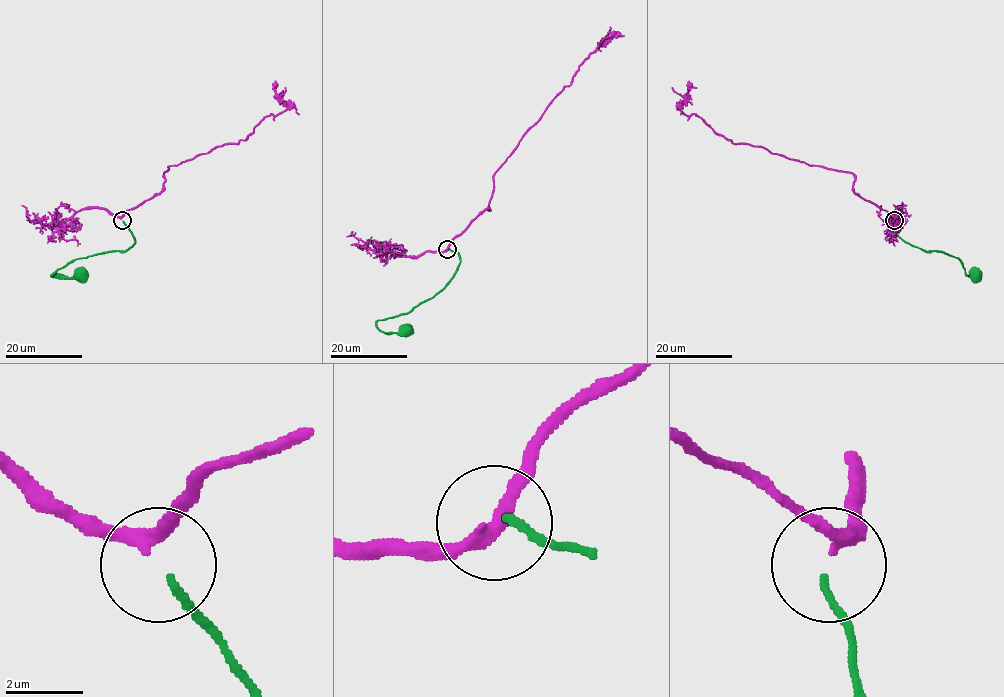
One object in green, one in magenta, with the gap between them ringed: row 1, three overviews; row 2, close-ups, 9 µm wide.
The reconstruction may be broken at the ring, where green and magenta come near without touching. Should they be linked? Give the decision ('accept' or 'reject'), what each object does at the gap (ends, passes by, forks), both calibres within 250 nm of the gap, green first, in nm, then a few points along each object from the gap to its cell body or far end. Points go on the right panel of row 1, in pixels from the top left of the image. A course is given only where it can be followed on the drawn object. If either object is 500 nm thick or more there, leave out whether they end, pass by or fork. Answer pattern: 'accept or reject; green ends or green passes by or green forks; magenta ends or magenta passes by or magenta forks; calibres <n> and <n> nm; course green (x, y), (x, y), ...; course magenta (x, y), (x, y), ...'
accept; green ends; magenta passes by; calibres 180 and 320 nm; course green (893, 221), (896, 233), (903, 240), (925, 251), (941, 251), (959, 258), (964, 273), (974, 275); course magenta (894, 219), (854, 192), (851, 173), (733, 143), (699, 116), (685, 115), (681, 104), (688, 81)

